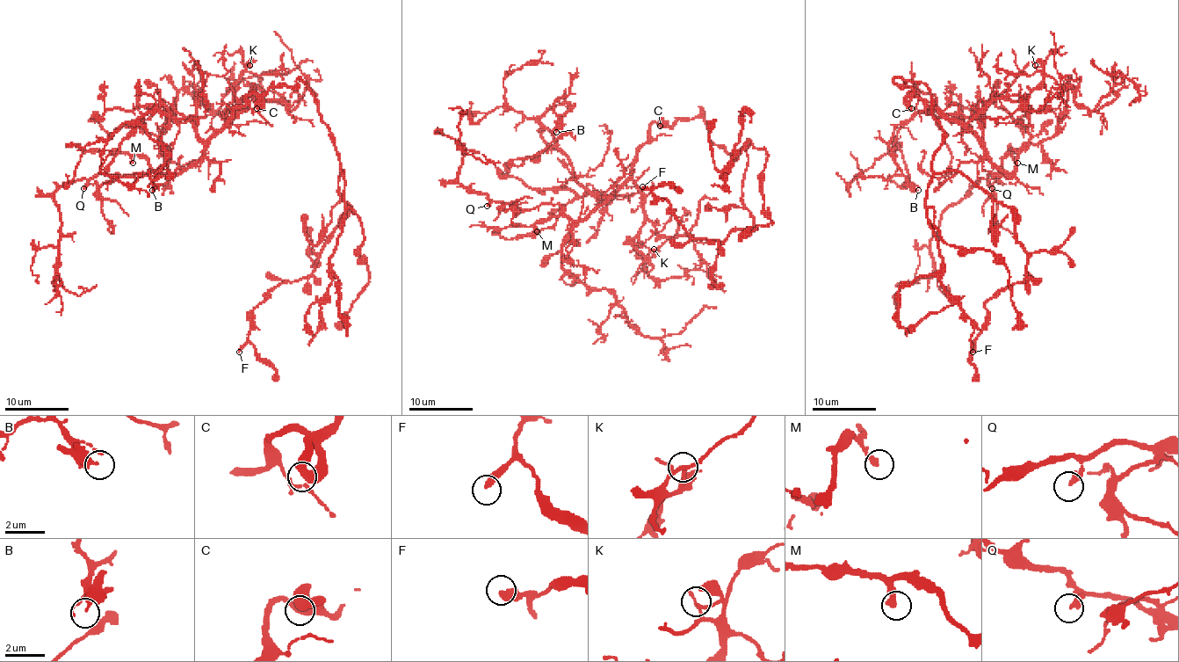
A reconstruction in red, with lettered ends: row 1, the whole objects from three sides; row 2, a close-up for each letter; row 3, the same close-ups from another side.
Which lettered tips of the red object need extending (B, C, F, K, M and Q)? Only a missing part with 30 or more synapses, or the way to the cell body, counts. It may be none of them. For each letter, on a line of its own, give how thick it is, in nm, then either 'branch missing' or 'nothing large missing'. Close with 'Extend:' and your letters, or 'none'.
B: 300 nm | nothing large missing
C: 360 nm | nothing large missing
F: 360 nm | nothing large missing
K: 140 nm | nothing large missing
M: 280 nm | branch missing
Q: 280 nm | nothing large missing
Extend: M

